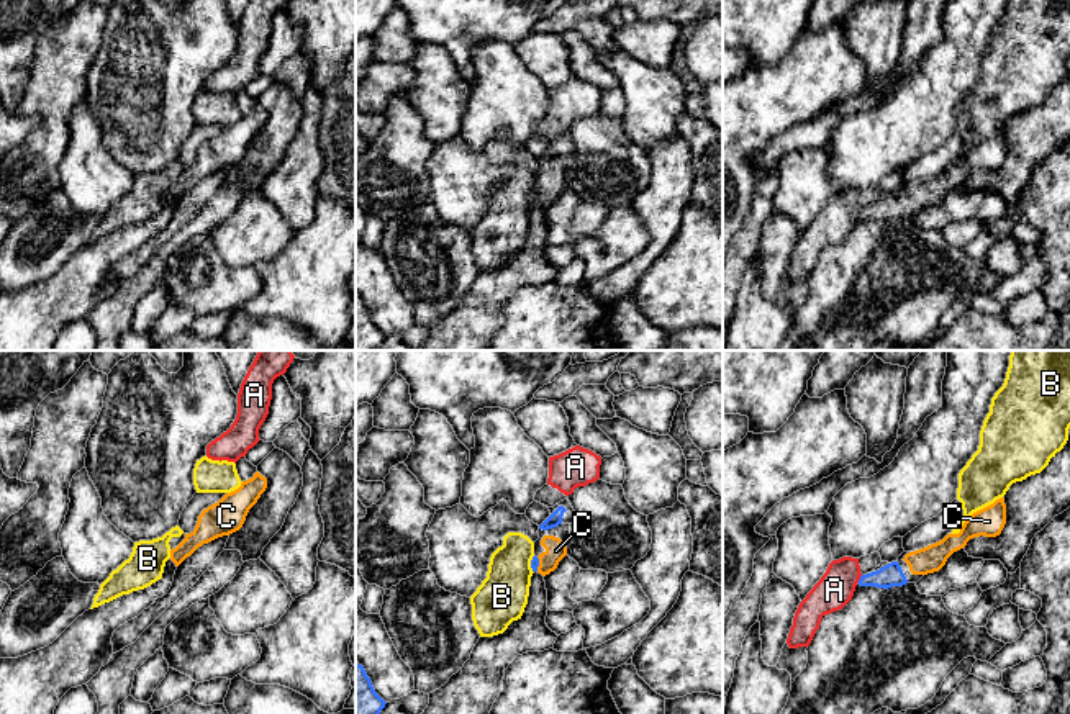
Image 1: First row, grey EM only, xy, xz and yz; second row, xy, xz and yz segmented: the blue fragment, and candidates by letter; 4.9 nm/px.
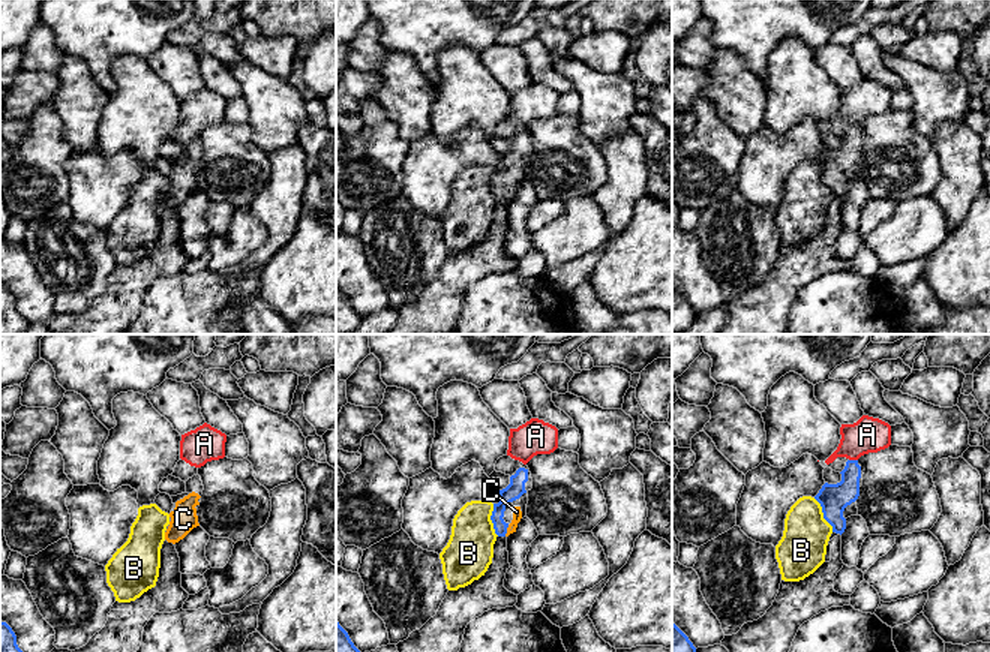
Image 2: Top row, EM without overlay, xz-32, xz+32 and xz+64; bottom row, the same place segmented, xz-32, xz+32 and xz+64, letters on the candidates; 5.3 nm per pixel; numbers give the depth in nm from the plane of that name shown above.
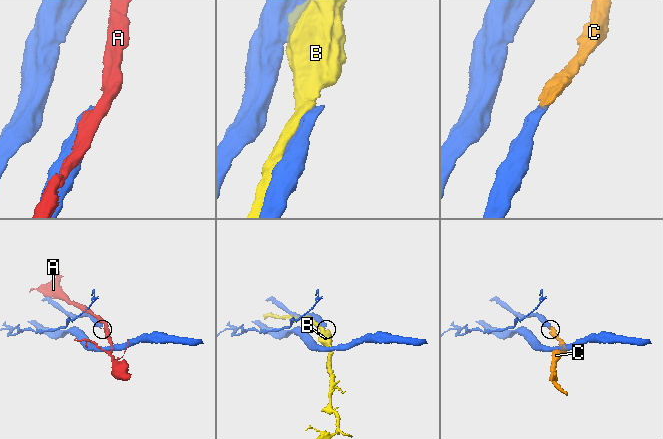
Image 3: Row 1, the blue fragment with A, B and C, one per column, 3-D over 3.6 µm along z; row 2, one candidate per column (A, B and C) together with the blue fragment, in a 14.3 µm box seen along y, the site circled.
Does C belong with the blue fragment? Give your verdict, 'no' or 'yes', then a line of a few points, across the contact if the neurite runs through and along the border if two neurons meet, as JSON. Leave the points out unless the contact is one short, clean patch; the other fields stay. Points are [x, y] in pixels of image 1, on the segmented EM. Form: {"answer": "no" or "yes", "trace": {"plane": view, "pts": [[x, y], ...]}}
{"answer": "yes"}

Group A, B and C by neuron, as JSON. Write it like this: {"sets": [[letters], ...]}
{"sets": [["A"], ["B"], ["C"]]}

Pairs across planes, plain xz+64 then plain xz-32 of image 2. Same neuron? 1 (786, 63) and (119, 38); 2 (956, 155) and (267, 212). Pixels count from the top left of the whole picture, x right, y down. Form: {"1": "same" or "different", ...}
{"1": "different", "2": "same"}

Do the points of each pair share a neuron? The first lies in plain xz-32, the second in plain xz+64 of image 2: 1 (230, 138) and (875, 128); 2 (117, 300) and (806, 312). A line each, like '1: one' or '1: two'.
1: one
2: two

